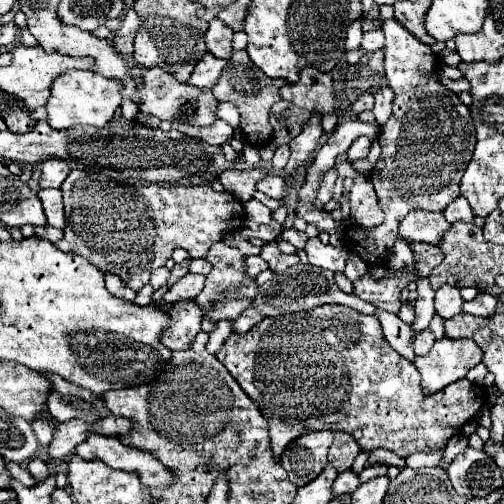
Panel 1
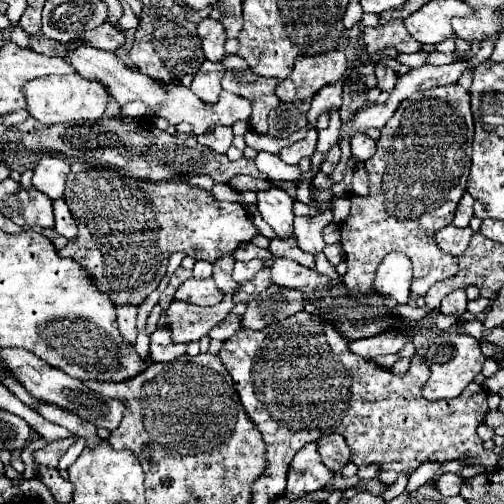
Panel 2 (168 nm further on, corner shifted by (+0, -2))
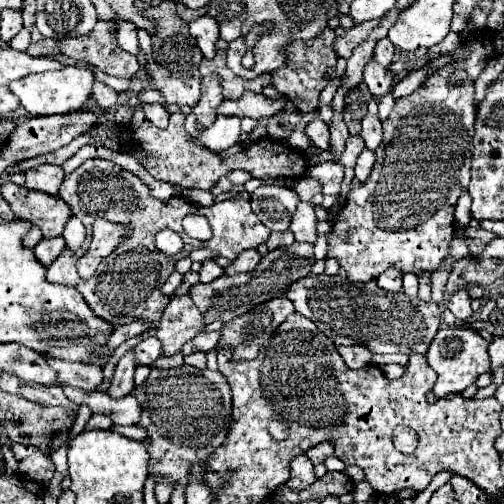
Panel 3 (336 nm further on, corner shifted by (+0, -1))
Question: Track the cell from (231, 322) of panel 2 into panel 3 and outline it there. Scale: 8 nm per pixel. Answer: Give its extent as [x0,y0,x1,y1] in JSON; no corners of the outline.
[180,332,222,356]

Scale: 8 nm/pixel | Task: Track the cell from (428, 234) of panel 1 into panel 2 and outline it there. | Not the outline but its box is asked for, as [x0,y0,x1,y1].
[436,225,474,255]

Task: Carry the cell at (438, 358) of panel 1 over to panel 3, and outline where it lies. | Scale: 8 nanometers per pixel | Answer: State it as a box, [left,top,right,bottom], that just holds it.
[428,328,490,398]

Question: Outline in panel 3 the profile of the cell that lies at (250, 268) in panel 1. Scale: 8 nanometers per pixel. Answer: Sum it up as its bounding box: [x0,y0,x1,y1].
[224,250,260,276]

